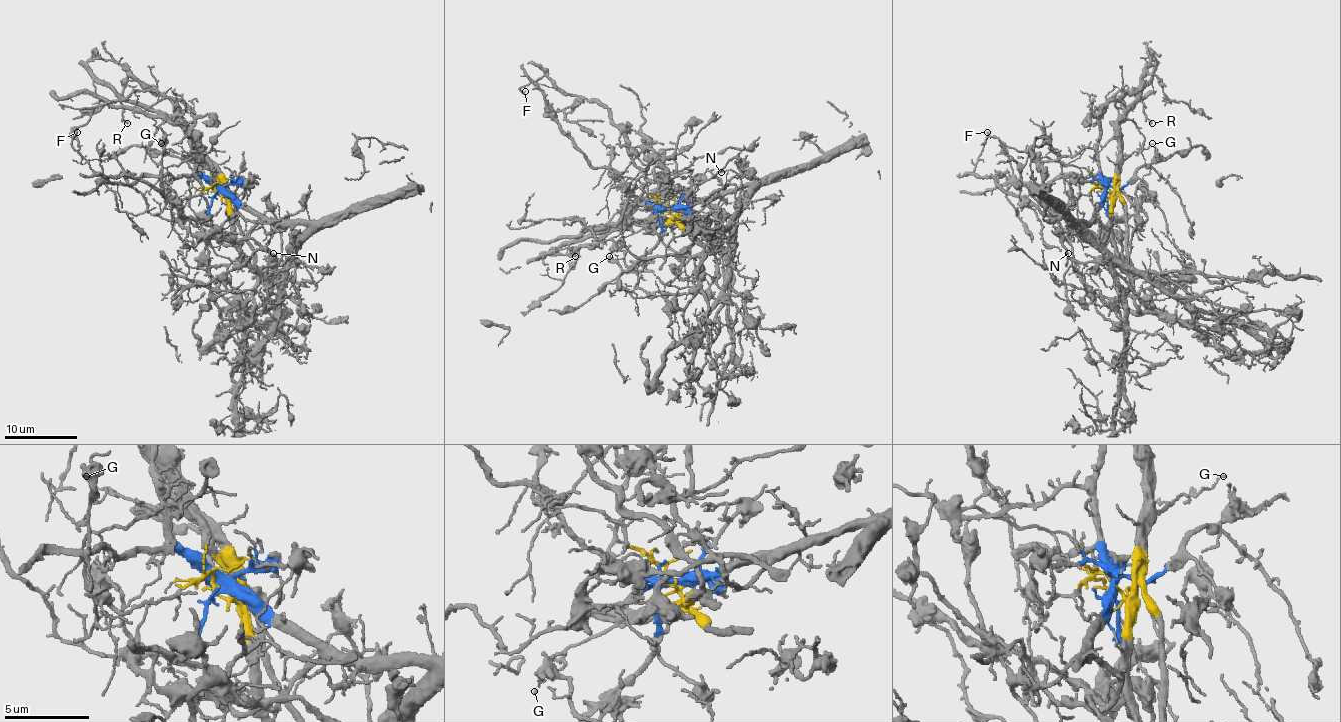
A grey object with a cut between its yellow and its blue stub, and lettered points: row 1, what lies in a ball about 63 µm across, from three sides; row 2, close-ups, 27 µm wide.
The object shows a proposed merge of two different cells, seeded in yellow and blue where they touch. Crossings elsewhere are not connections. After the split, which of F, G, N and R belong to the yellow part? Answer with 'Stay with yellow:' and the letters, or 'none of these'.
Stay with yellow: F, G, R

